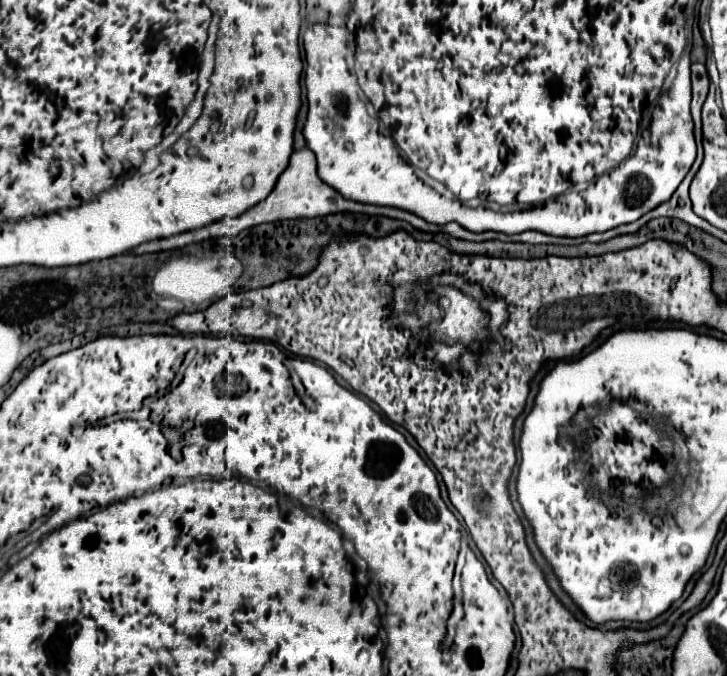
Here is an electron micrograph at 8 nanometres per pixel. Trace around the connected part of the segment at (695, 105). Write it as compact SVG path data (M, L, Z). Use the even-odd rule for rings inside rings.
M692 64L692 116L700 118L702 104L706 100L710 78L704 64Z

